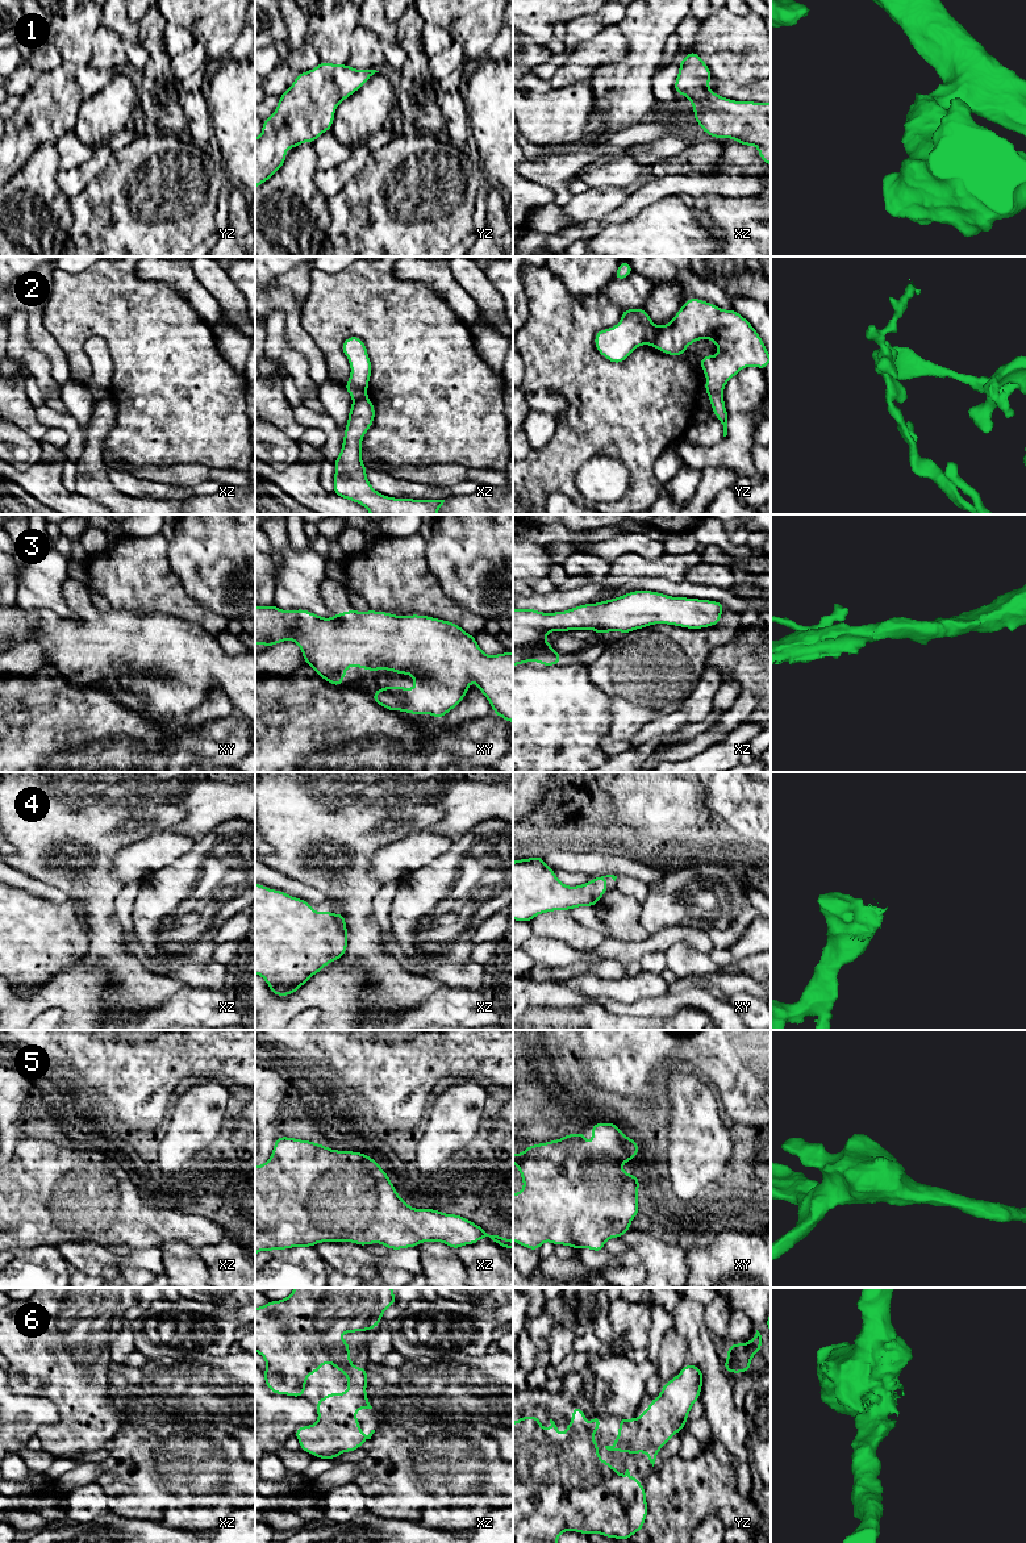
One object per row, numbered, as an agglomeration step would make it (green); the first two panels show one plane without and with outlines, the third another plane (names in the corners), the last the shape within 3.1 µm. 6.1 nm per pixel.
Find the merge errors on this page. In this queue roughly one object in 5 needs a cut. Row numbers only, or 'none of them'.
2, 4

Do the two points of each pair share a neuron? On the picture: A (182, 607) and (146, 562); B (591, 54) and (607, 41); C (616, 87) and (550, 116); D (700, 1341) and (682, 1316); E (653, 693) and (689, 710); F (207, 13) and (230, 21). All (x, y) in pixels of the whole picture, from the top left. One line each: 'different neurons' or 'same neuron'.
A: same neuron
B: same neuron
C: different neurons
D: same neuron
E: different neurons
F: same neuron

